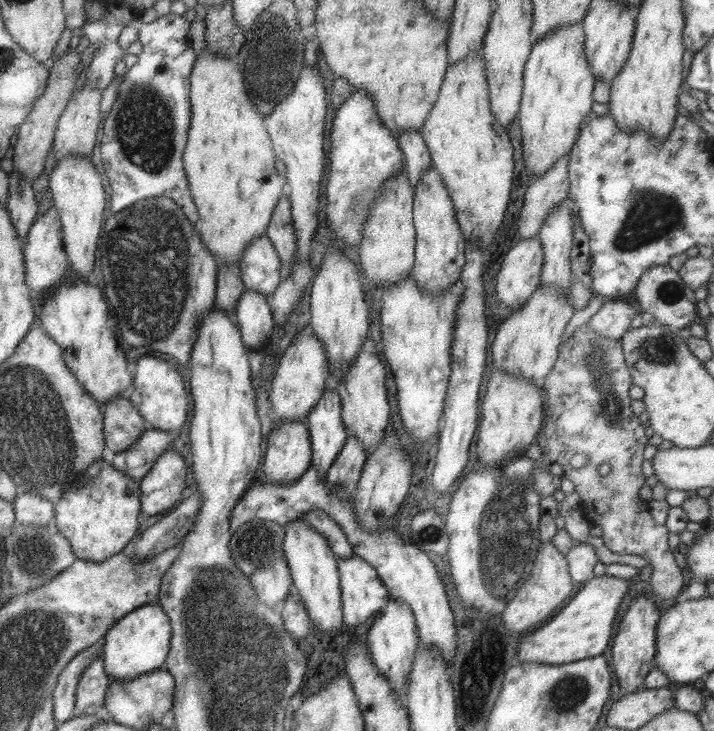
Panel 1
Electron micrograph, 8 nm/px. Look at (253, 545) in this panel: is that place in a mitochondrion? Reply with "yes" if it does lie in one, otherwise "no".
yes

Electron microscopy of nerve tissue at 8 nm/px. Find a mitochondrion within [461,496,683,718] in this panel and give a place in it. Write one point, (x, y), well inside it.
(566, 695)

